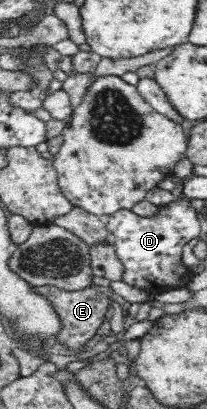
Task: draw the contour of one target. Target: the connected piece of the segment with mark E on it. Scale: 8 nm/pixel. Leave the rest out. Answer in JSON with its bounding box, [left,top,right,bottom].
[34,286,110,352]

